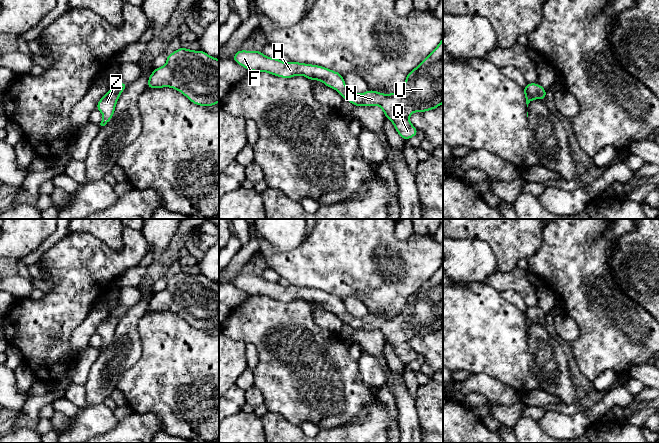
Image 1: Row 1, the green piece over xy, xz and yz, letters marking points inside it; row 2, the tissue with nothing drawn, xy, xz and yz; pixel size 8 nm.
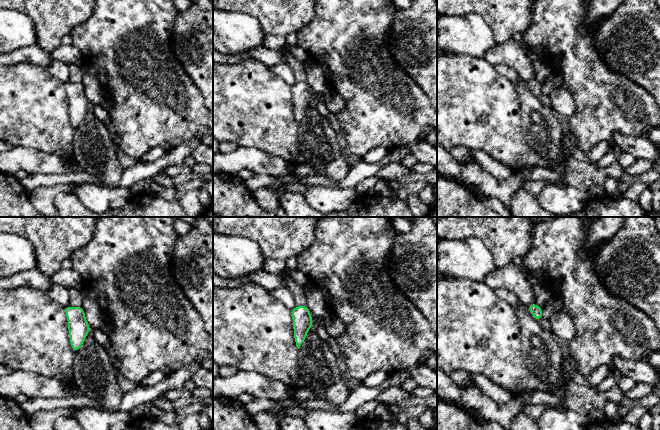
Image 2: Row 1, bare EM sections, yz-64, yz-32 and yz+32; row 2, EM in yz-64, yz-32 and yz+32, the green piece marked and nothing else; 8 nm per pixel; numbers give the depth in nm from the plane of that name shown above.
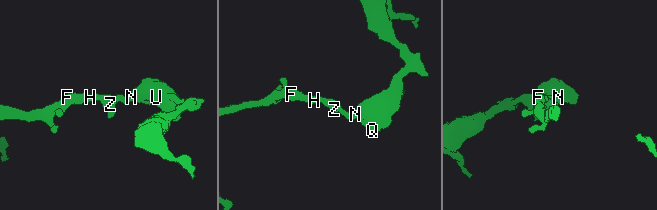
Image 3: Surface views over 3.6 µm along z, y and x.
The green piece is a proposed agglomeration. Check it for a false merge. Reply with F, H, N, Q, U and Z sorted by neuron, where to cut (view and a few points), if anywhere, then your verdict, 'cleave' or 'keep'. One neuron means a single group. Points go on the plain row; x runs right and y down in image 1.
groups F H N Q U Z; cut none; keep

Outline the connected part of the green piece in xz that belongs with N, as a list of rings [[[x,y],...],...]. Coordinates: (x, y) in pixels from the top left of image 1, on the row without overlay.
[[[443,261],[438,270],[424,282],[416,292],[407,298],[404,309],[392,318],[383,318],[374,314],[368,314],[362,318],[357,318],[346,312],[343,299],[336,295],[323,290],[294,285],[285,287],[280,285],[279,282],[269,282],[261,275],[238,274],[232,283],[251,296],[267,296],[286,303],[302,299],[309,304],[319,304],[323,306],[325,310],[338,315],[344,324],[351,326],[355,331],[371,331],[373,329],[378,329],[382,332],[385,342],[392,345],[395,354],[404,364],[408,364],[418,358],[418,354],[409,344],[409,340],[412,337],[430,335],[443,327]]]

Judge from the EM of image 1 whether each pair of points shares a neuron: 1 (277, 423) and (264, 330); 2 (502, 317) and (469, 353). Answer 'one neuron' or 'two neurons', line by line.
1: two neurons
2: one neuron

